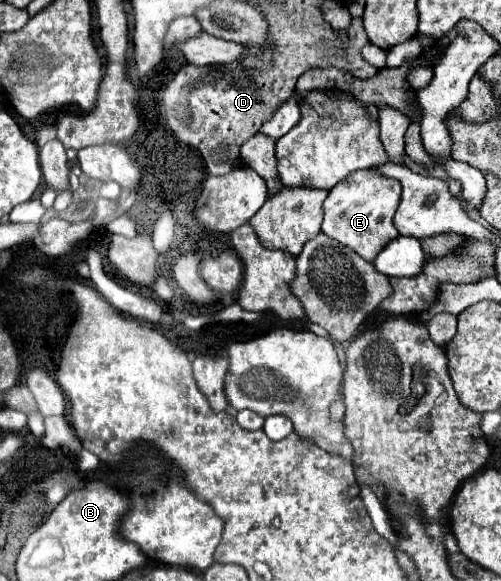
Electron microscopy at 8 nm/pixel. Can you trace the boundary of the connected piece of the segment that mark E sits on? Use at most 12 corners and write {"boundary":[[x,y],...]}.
{"boundary":[[349,174],[323,202],[321,232],[373,260],[397,238],[401,184]]}

